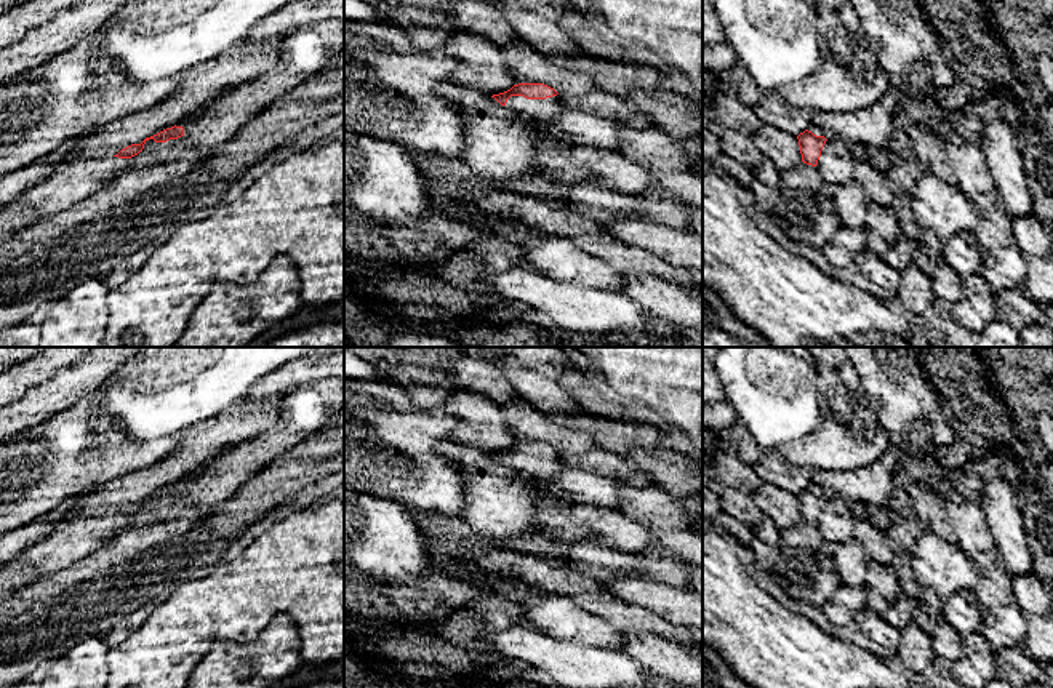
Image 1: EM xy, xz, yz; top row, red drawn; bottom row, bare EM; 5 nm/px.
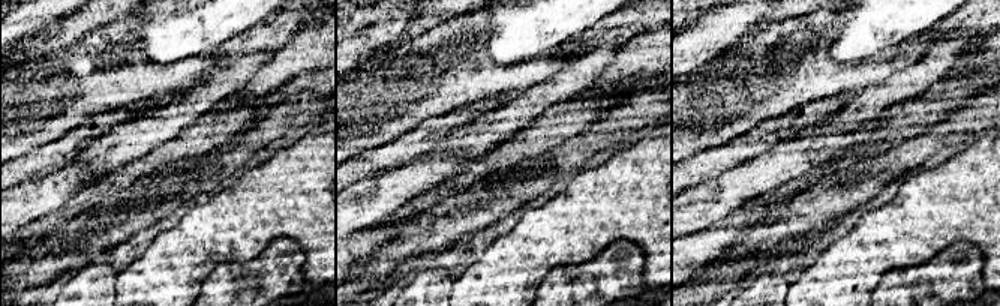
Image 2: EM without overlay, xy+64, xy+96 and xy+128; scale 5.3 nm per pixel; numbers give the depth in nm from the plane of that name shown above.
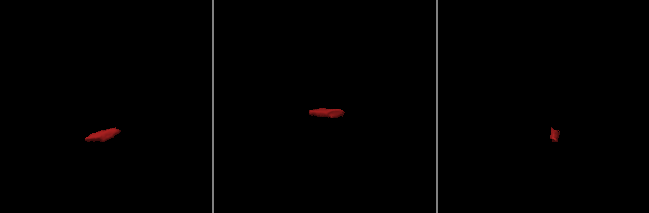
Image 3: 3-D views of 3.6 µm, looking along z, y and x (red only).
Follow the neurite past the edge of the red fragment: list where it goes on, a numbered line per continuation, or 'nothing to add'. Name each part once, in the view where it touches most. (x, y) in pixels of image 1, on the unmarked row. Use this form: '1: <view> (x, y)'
1: xy (80, 538)
2: xz (549, 466)

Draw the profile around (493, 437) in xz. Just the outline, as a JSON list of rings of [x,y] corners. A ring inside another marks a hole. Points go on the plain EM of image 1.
[[[459,390],[440,408],[461,422],[453,432],[451,443],[477,448],[488,454],[504,451],[518,443],[504,424],[504,405],[491,398]]]

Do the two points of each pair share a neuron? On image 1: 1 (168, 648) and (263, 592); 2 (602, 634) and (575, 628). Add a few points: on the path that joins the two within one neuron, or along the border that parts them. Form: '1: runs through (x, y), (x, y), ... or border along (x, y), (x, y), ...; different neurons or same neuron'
1: runs through (192, 624), (207, 610), (234, 604), (239, 599); same neuron
2: runs through (596, 631), (581, 628); same neuron

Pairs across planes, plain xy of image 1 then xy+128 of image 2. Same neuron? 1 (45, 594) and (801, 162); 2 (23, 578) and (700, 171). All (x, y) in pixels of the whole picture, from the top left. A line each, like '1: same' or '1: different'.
1: different
2: different

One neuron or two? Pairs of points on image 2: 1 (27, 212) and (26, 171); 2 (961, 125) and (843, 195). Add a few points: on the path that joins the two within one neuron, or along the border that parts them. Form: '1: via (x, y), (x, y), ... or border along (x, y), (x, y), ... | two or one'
1: border along (59, 168), (15, 185) | two
2: via (931, 141), (897, 164), (873, 174) | one

